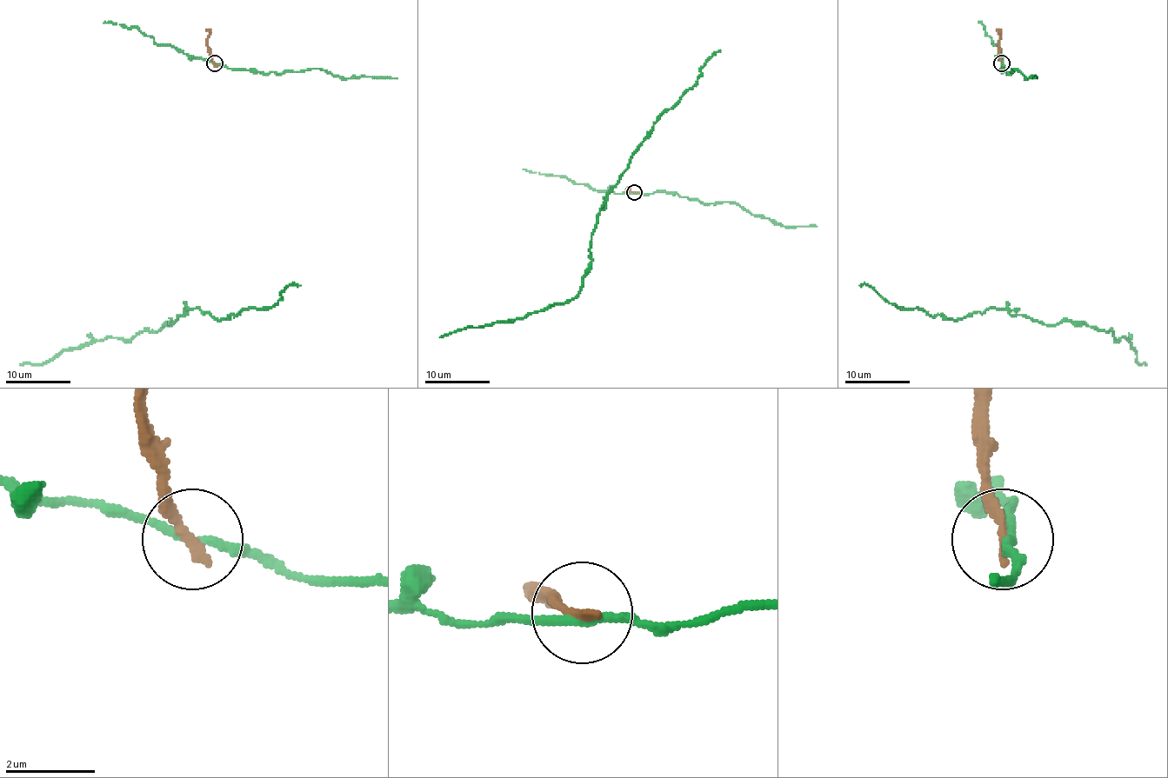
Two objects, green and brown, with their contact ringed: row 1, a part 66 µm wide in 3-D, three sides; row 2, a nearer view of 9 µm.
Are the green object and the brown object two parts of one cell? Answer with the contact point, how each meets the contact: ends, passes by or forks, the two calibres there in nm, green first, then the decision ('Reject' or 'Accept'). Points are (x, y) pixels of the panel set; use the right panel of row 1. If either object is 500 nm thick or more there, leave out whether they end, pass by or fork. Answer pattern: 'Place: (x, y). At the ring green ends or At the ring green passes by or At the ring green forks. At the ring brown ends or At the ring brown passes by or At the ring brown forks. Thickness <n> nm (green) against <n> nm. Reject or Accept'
Place: (1002, 63). At the ring green passes by. At the ring brown ends. Thickness 170 nm (green) against 280 nm. Reject

